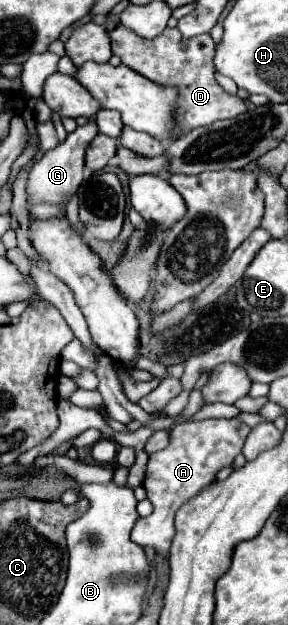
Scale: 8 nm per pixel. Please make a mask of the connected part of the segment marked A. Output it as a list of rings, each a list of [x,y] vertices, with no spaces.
[[[238,418],[232,420],[200,420],[200,422],[184,422],[178,424],[170,432],[168,448],[150,454],[146,464],[146,476],[142,486],[148,492],[148,500],[154,506],[154,512],[146,518],[138,518],[132,528],[132,542],[140,544],[142,548],[150,546],[160,556],[170,554],[170,544],[174,538],[174,514],[178,508],[188,502],[188,498],[196,496],[198,490],[206,488],[210,482],[216,480],[216,474],[222,466],[230,464],[244,446],[250,428],[242,424]]]

